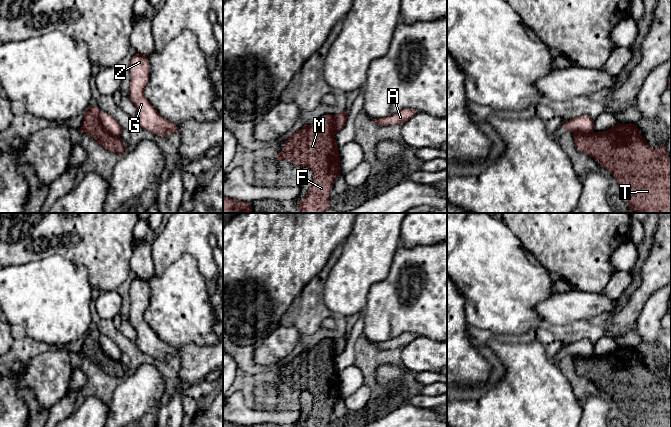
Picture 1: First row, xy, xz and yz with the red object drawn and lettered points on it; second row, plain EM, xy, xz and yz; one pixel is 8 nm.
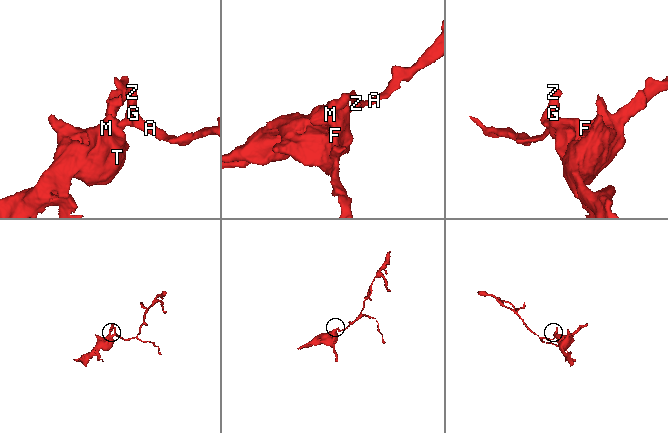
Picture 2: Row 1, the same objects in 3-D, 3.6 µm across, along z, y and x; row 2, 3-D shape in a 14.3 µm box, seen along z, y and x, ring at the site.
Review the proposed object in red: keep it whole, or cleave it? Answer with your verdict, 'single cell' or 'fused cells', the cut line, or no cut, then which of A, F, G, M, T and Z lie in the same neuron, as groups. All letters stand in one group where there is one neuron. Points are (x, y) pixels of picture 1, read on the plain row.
fused cells; cut xy (100, 335), (100, 347), (110, 357), (119, 361); groups A G Z / F M T

